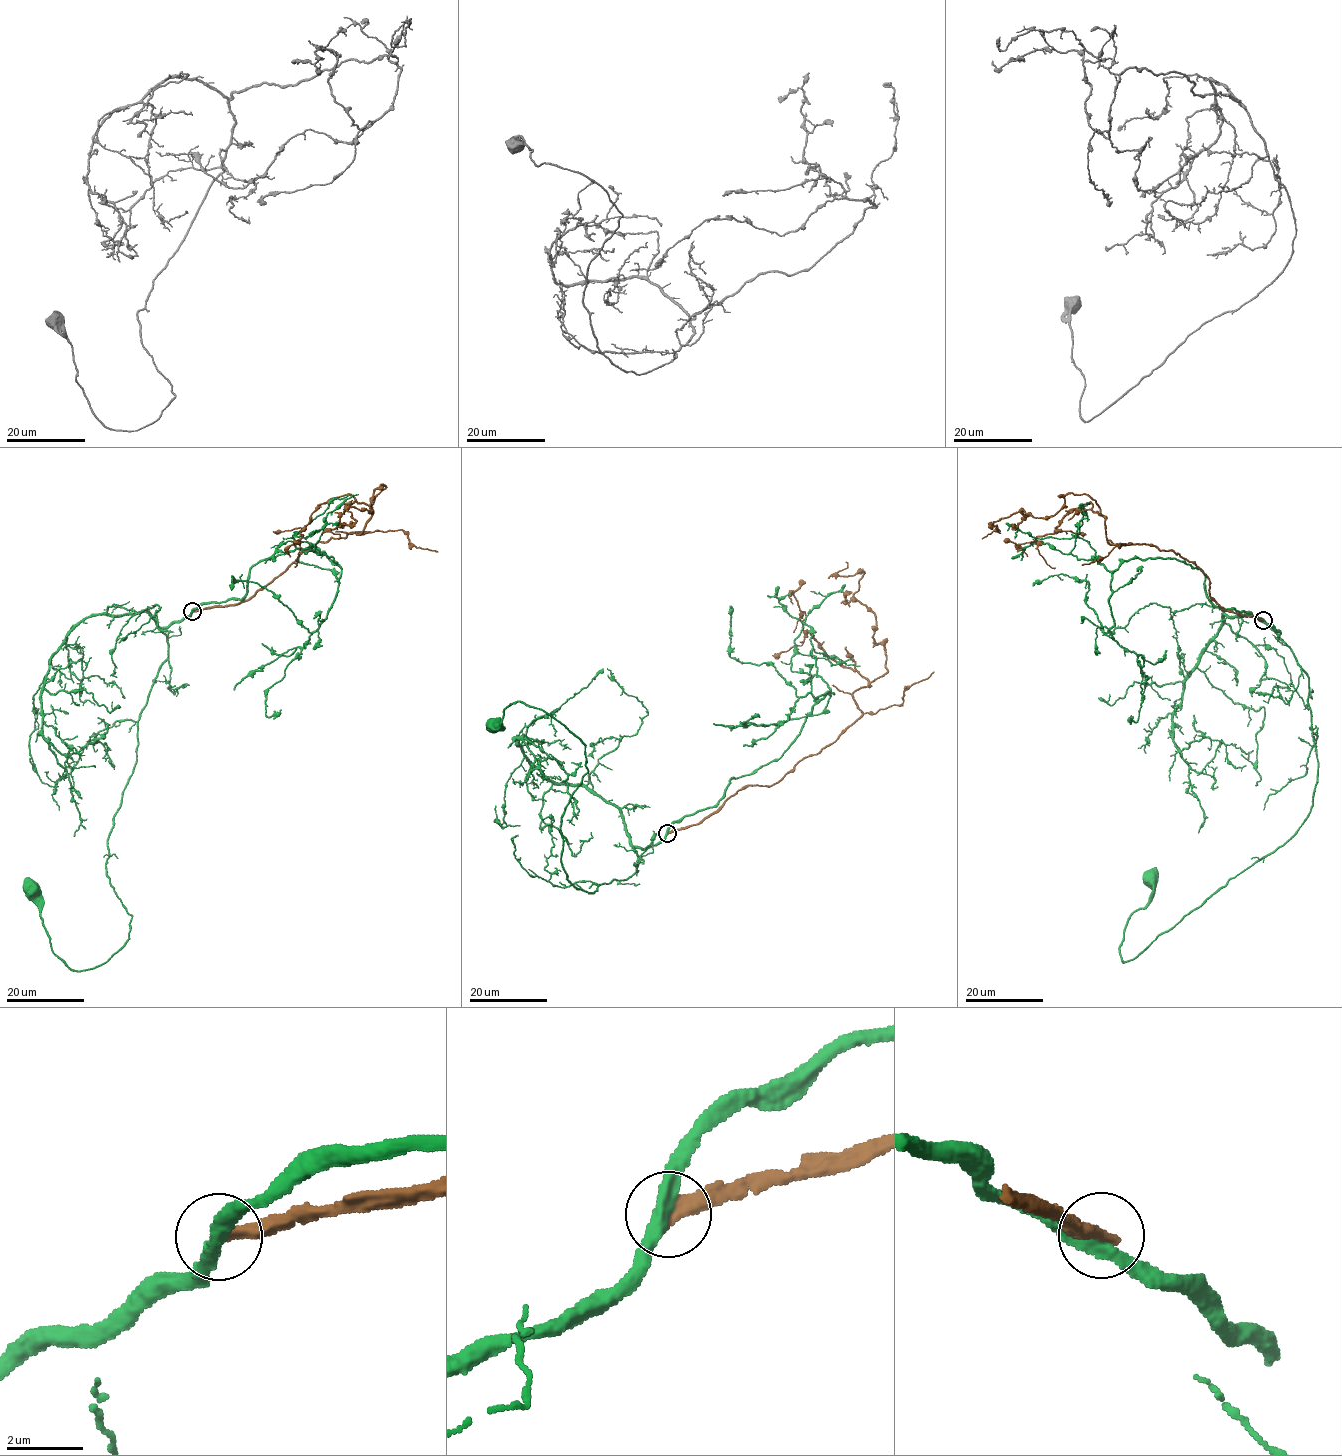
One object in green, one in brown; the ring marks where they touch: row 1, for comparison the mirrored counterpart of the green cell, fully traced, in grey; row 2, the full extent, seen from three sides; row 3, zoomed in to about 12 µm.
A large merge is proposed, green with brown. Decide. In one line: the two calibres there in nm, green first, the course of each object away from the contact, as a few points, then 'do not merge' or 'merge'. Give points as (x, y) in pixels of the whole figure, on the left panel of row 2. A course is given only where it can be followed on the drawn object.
360/400 nm | green via (192, 612), (162, 630), (168, 659), (108, 838), (128, 940), (71, 970), (32, 888) | brown via (192, 612), (248, 600), (318, 542), (367, 532), (383, 484), (371, 512), (347, 510), (338, 539) | do not merge

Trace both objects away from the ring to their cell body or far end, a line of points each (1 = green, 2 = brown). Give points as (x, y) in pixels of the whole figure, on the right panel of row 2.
1: (1263, 620), (1307, 675), (1318, 760), (1310, 812), (1285, 843), (1124, 962), (1127, 918), (1153, 895), (1151, 878)
2: (1263, 620), (1224, 610), (1179, 554), (1111, 544), (1086, 494), (1067, 493), (1044, 518), (1014, 512), (981, 538)

